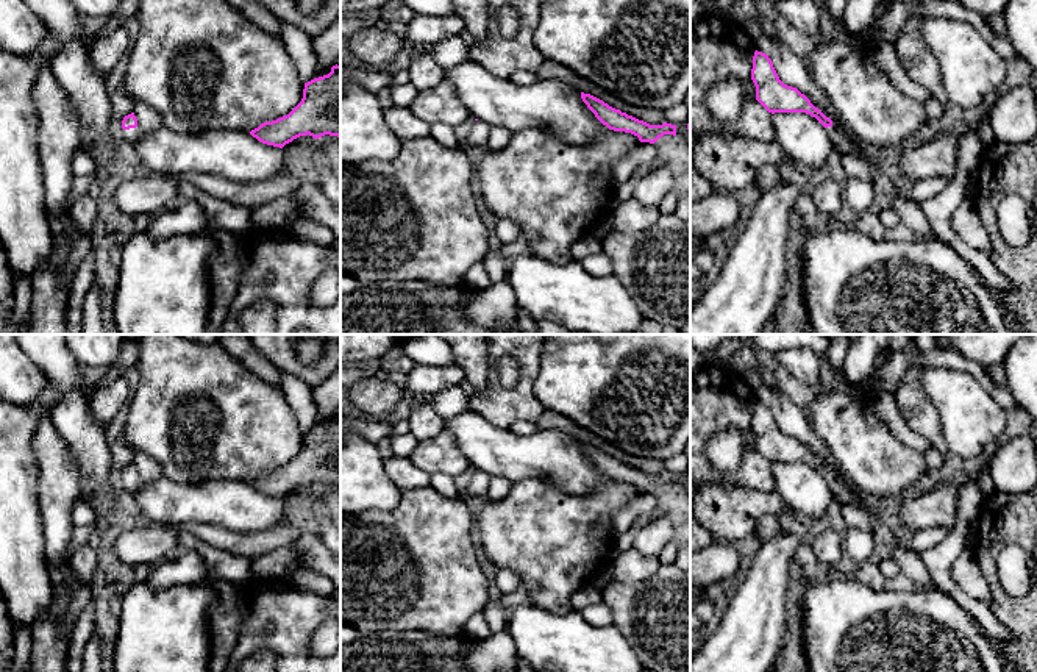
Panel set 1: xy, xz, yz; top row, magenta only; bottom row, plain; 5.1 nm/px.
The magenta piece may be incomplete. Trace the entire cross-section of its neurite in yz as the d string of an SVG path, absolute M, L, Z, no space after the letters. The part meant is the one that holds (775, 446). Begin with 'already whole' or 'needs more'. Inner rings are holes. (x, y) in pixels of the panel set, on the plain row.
needs more | M754 402L751 430L756 436L756 450L772 464L775 463L806 463L815 467L825 478L837 502L848 494L848 483L836 478L811 450L796 438L784 434L768 405Z

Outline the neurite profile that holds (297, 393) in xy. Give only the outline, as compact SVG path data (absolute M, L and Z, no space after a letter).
M281 372L280 388L295 414L300 430L303 433L311 431L319 417L319 408L312 397L312 389L298 377L287 372Z

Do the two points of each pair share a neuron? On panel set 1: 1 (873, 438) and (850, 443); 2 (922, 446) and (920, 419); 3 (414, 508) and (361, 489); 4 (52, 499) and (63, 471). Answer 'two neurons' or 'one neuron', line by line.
1: one neuron
2: two neurons
3: two neurons
4: one neuron

